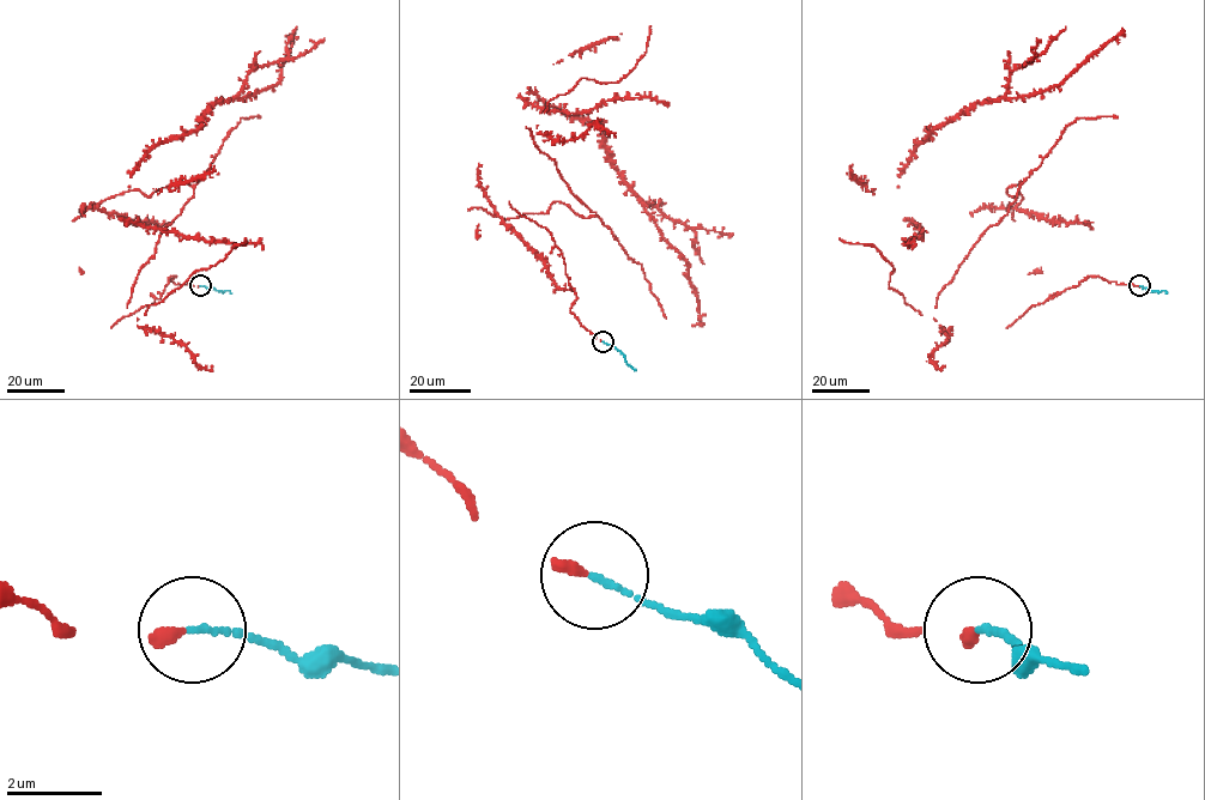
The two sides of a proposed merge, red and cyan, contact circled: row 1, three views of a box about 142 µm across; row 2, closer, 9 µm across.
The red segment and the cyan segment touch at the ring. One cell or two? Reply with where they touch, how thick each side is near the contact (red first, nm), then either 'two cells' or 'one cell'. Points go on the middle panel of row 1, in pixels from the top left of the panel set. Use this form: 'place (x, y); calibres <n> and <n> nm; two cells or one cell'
place (603, 341); calibres 240 and 120 nm; one cell

